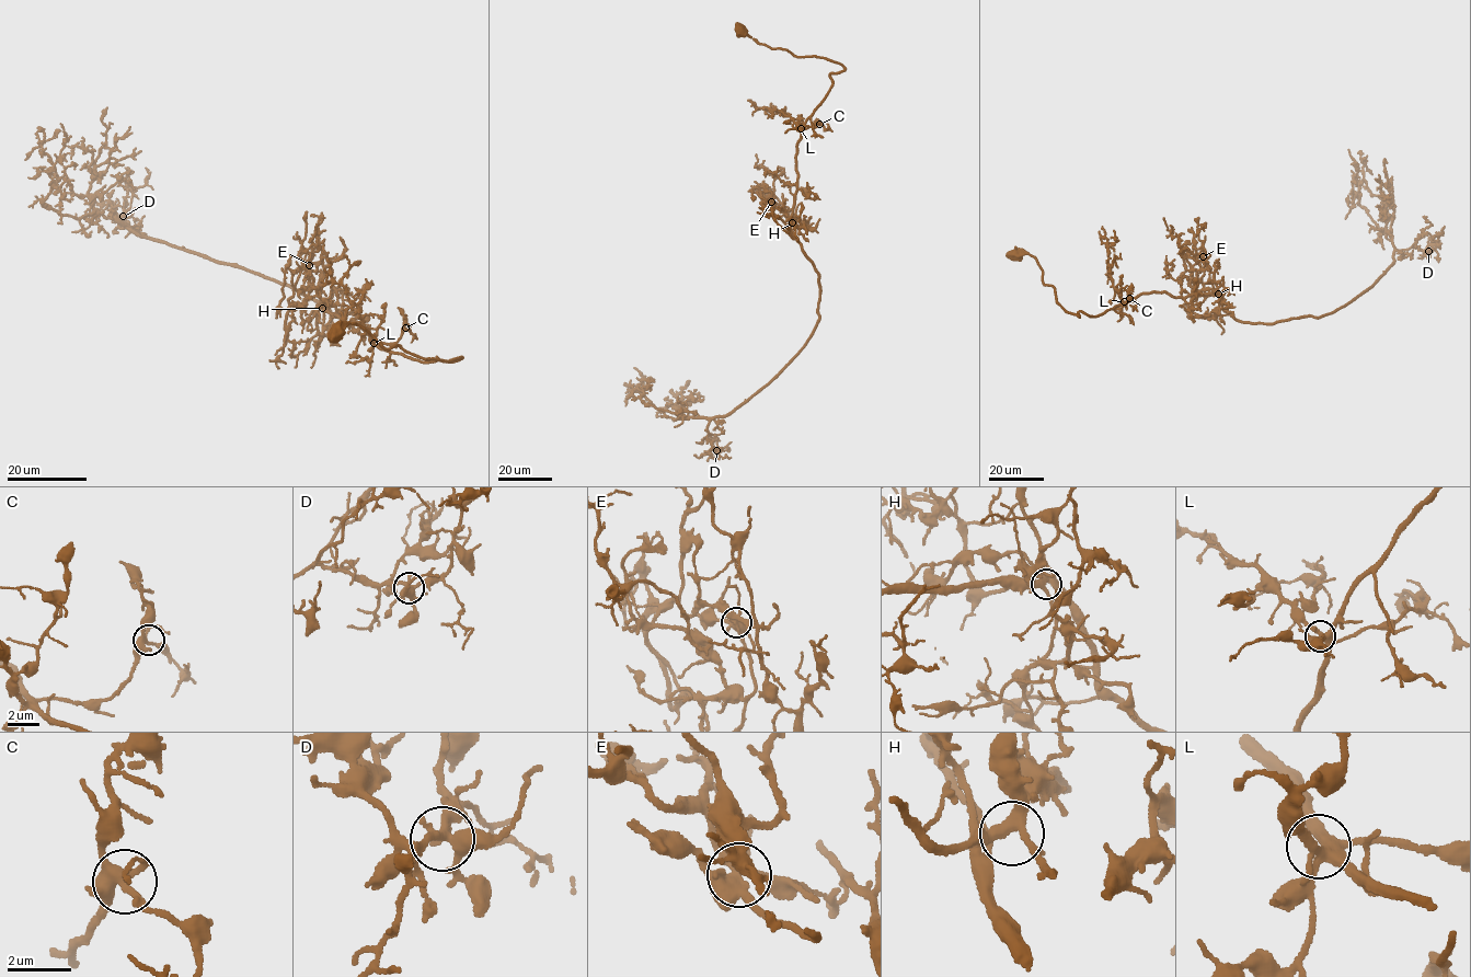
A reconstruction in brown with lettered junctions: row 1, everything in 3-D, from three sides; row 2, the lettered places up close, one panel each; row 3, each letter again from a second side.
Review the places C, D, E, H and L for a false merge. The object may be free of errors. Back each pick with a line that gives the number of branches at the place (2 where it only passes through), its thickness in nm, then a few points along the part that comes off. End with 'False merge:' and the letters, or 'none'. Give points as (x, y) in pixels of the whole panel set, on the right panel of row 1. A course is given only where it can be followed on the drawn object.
E: branches 7; calibre 400 nm; course (1203, 256), (1191, 253), (1186, 259), (1193, 284), (1187, 305), (1190, 319)
False merge: E

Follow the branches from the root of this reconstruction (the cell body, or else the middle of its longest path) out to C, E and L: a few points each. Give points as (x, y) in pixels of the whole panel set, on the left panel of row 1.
C: (336, 334), (354, 322), (386, 348), (460, 358), (425, 363), (377, 344), (393, 343), (405, 328)
E: (336, 334), (354, 322), (386, 348), (460, 357), (381, 349), (320, 306), (322, 263), (310, 264)
L: (336, 334), (354, 322), (386, 348), (397, 345), (424, 358), (460, 357), (425, 363), (374, 343)

